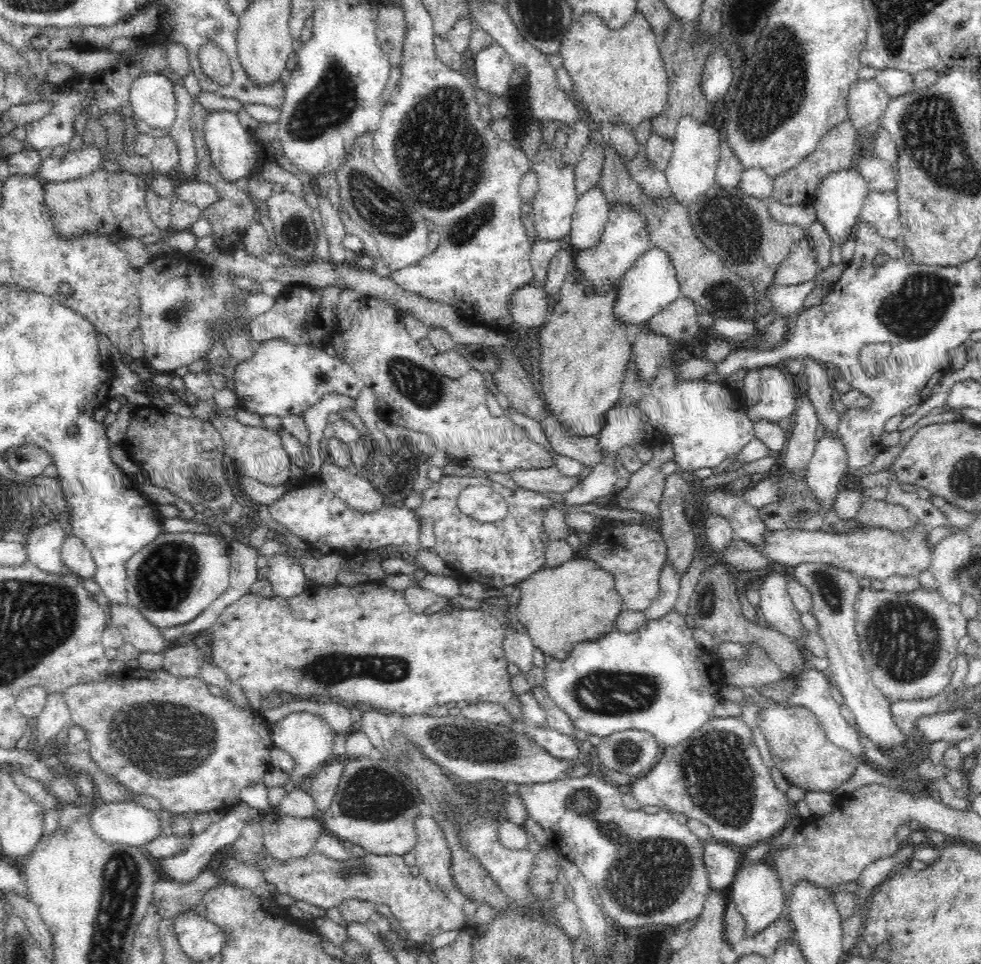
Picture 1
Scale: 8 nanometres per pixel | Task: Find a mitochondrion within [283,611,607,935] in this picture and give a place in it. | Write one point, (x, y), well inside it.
(330, 670)

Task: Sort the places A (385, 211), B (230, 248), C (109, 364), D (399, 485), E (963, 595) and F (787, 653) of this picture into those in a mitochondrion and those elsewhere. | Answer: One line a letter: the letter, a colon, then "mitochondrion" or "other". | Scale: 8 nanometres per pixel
A: mitochondrion
B: other
C: other
D: other
E: other
F: other

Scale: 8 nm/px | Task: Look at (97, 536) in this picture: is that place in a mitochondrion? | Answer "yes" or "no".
no

